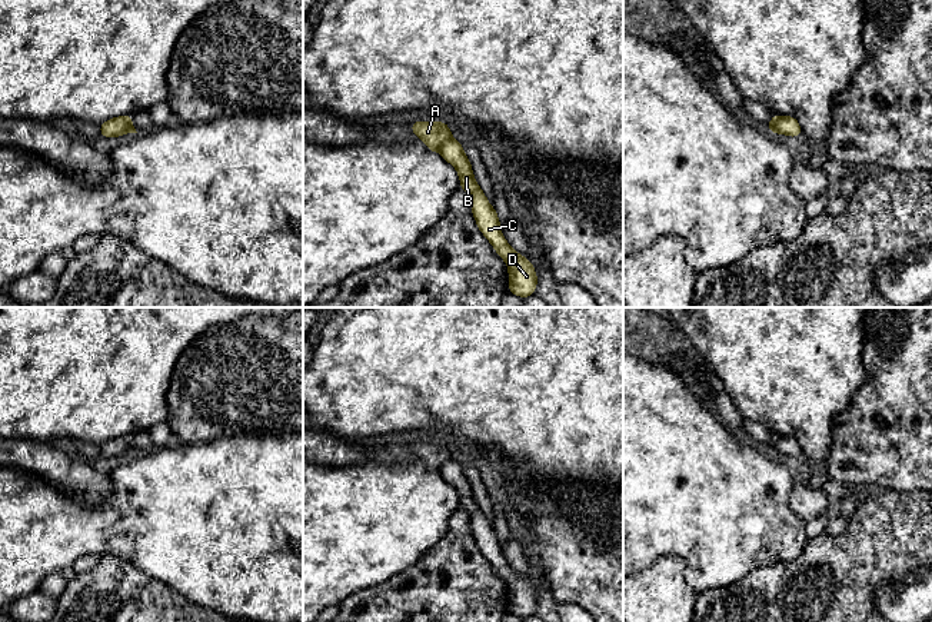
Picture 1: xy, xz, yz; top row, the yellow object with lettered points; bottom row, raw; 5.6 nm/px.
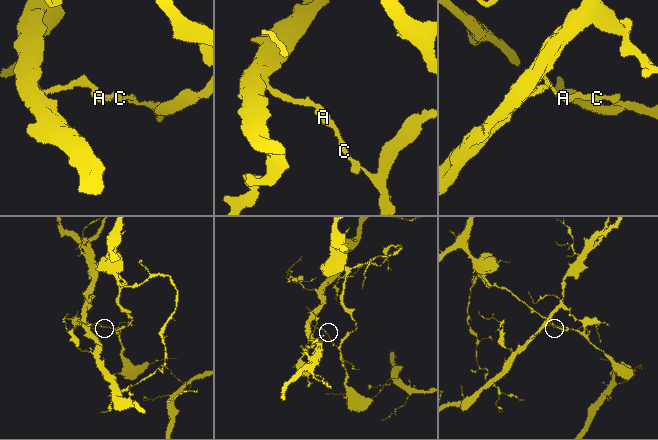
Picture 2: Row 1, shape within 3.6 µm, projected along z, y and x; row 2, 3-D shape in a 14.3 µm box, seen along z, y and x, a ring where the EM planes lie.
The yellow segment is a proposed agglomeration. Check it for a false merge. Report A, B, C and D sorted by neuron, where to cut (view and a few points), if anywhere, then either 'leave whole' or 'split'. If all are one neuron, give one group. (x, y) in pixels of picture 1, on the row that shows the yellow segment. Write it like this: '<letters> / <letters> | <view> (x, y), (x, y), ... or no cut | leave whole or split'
A / B C D | xz (450, 137), (439, 149) | split

